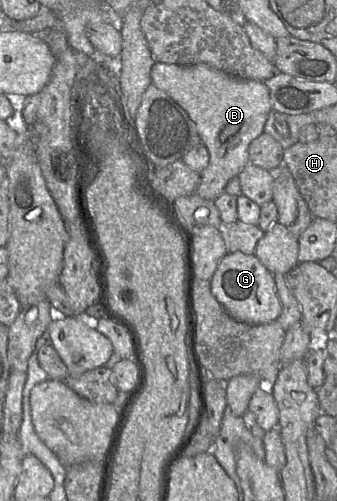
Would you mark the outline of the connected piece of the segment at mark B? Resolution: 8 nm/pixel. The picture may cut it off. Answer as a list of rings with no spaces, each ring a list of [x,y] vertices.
[[[156,62],[151,70],[151,78],[152,78],[152,83],[157,88],[159,88],[160,90],[168,94],[183,110],[185,110],[188,116],[195,123],[199,136],[201,138],[201,141],[207,147],[210,154],[209,164],[207,168],[201,172],[201,180],[195,193],[198,194],[203,199],[215,202],[217,197],[221,195],[223,192],[225,192],[226,186],[229,183],[229,181],[235,177],[238,177],[241,170],[243,170],[246,167],[246,165],[250,163],[249,154],[248,154],[249,146],[256,138],[258,138],[264,132],[264,126],[265,126],[266,120],[272,108],[268,87],[266,86],[265,82],[250,80],[250,79],[243,79],[236,76],[232,76],[221,70],[212,68],[203,63],[196,64],[196,65],[176,65],[176,64]]]

